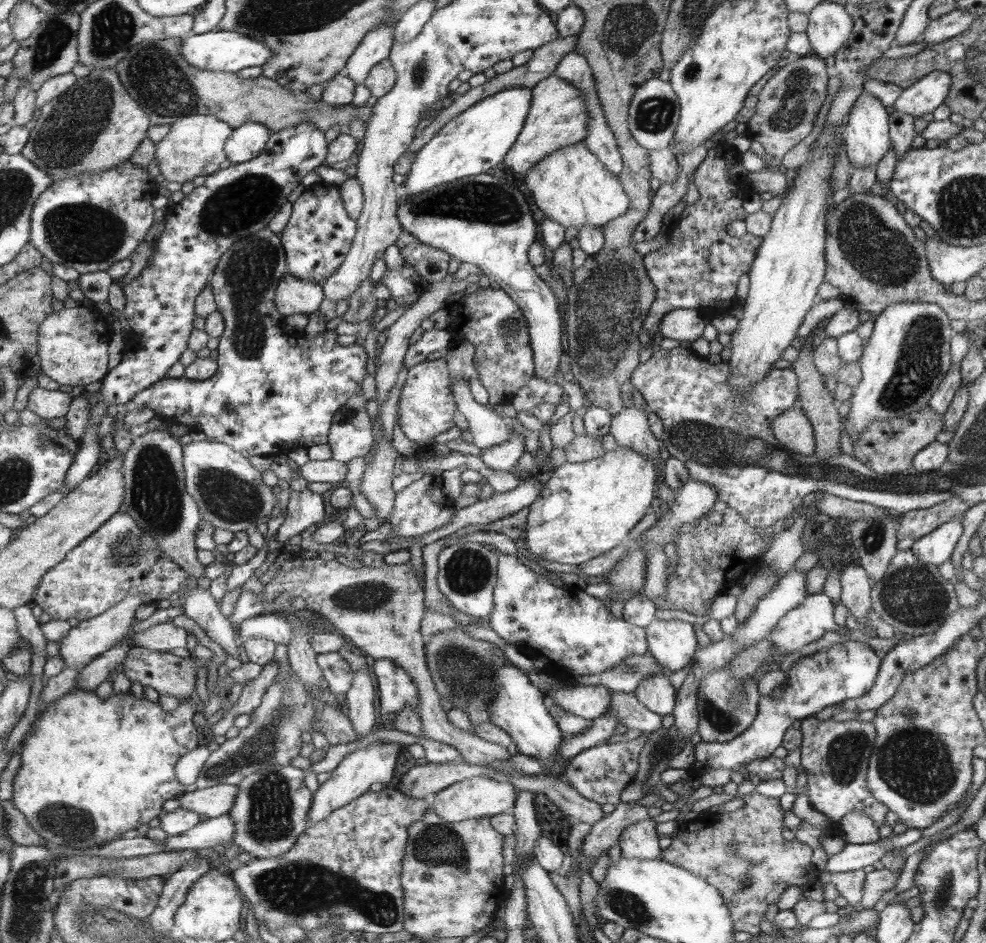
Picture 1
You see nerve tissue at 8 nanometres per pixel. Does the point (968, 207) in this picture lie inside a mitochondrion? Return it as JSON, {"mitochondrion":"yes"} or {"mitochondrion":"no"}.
{"mitochondrion":"yes"}

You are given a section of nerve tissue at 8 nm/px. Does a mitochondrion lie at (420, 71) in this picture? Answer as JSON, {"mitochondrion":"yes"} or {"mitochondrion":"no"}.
{"mitochondrion":"yes"}

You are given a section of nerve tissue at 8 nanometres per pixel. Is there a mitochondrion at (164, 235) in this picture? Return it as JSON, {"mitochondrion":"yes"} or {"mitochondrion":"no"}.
{"mitochondrion":"no"}

